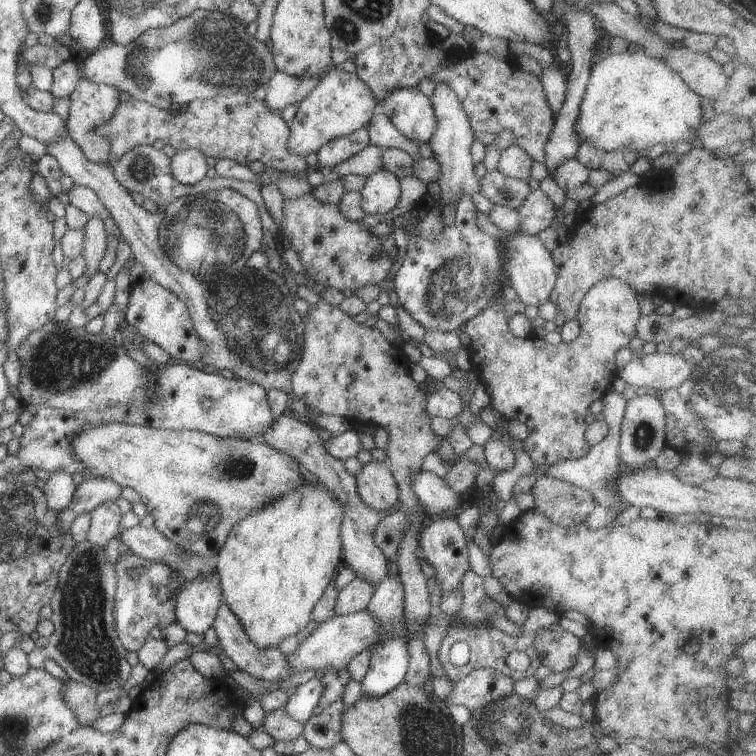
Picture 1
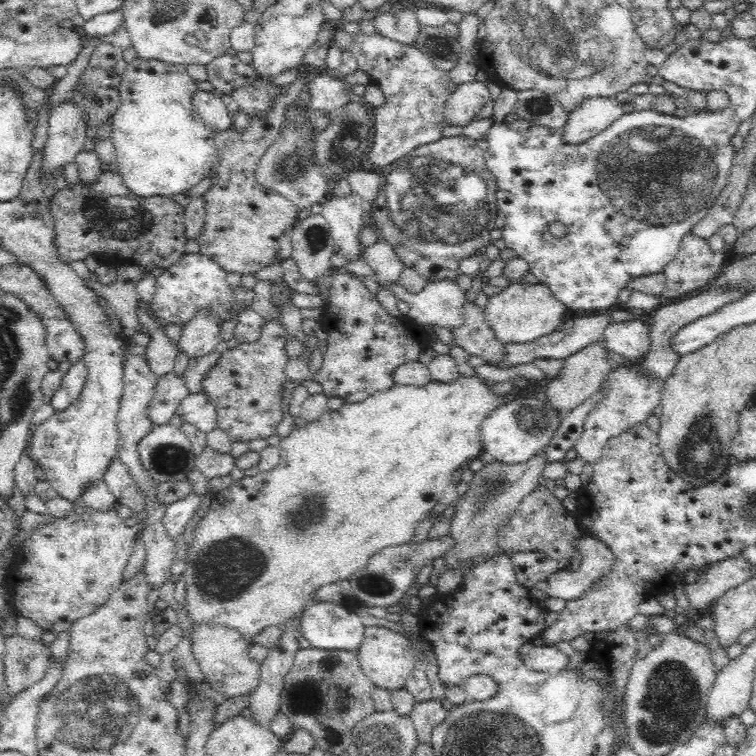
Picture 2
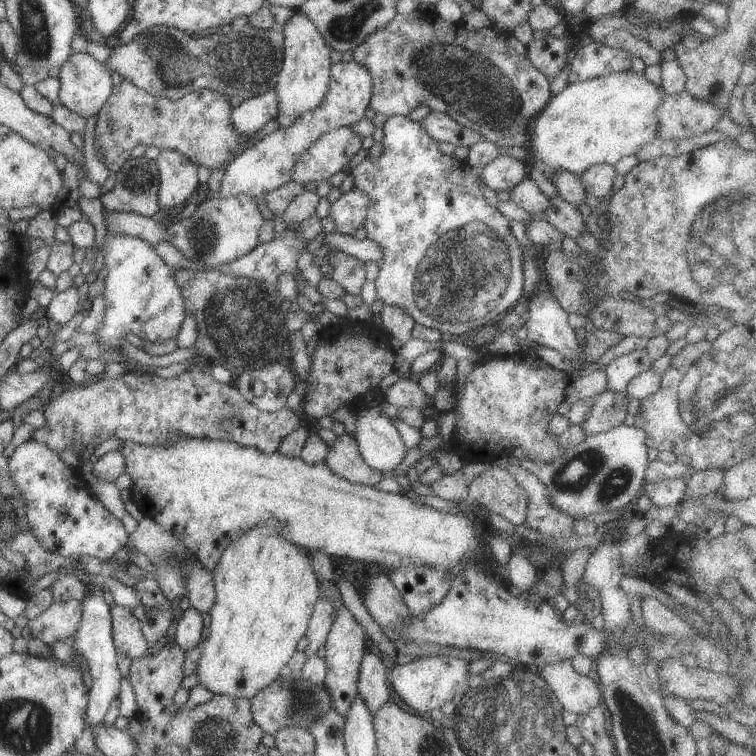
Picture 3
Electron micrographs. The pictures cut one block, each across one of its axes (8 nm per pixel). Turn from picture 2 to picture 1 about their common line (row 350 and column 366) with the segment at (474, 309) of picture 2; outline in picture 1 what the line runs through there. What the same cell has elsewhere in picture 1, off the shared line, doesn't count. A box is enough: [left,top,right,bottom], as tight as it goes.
[355,461,399,513]

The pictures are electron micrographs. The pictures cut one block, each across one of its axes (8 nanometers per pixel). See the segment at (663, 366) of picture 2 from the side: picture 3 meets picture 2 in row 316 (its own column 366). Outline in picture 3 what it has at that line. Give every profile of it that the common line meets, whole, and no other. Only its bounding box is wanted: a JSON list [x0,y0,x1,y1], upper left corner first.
[357,649,391,718]

